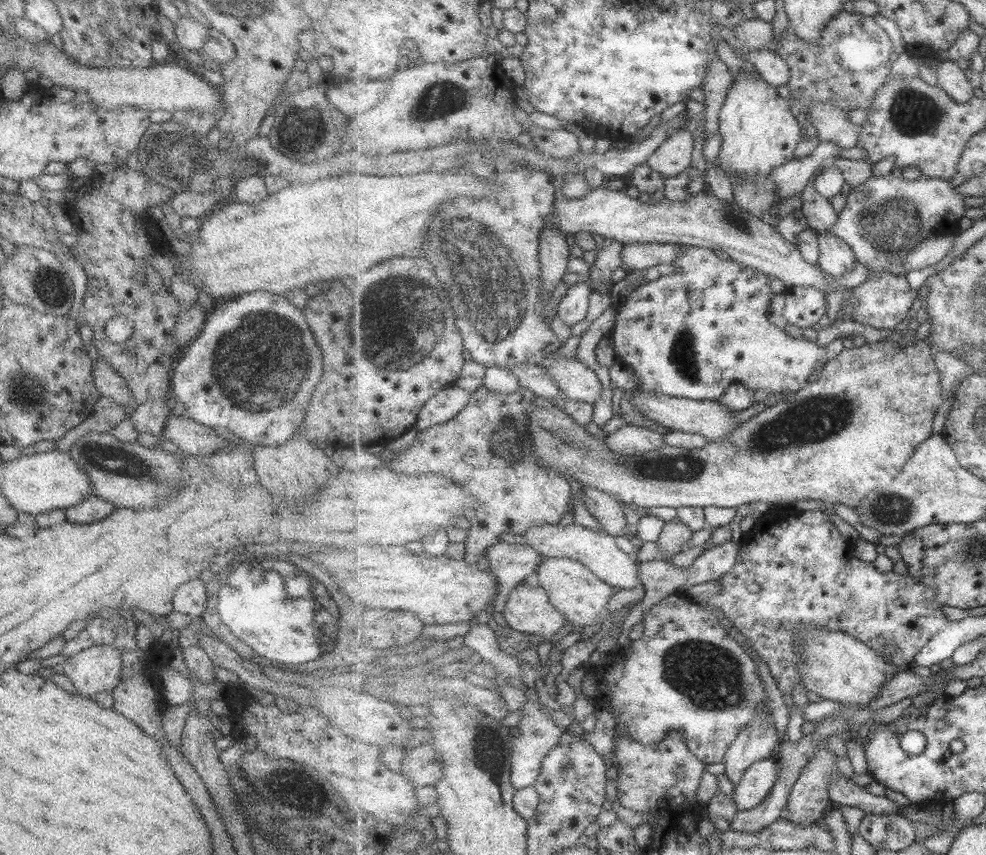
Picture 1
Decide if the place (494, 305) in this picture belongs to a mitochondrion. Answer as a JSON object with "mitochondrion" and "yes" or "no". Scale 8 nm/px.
{"mitochondrion":"yes"}

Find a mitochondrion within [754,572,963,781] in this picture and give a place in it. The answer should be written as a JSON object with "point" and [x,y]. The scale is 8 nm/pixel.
{"point":[849,601]}

